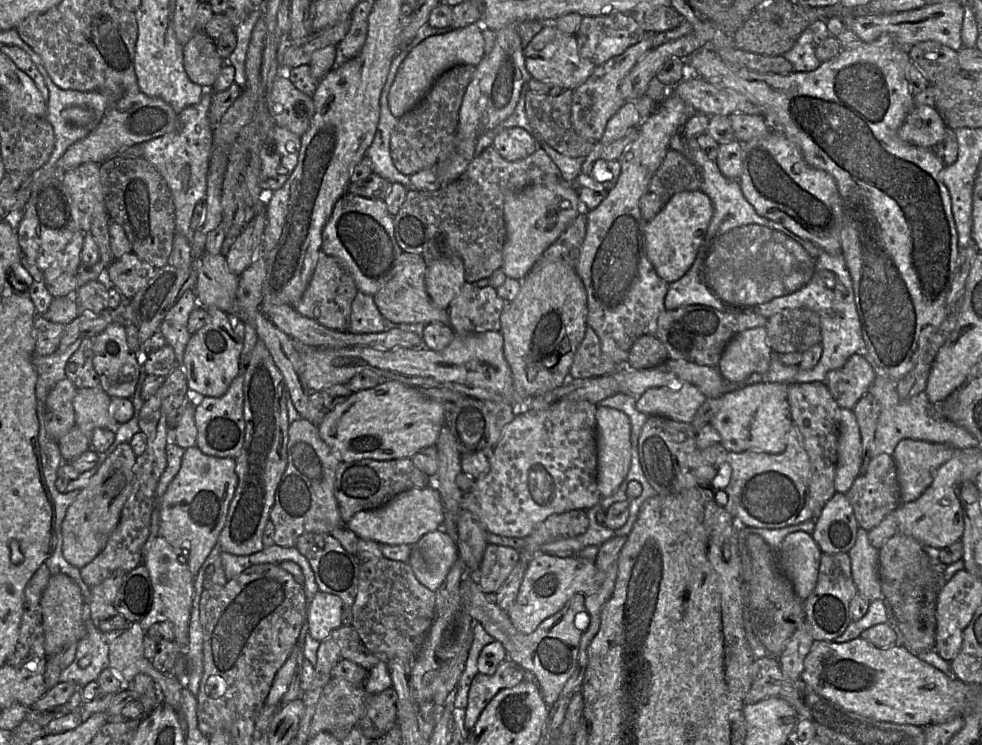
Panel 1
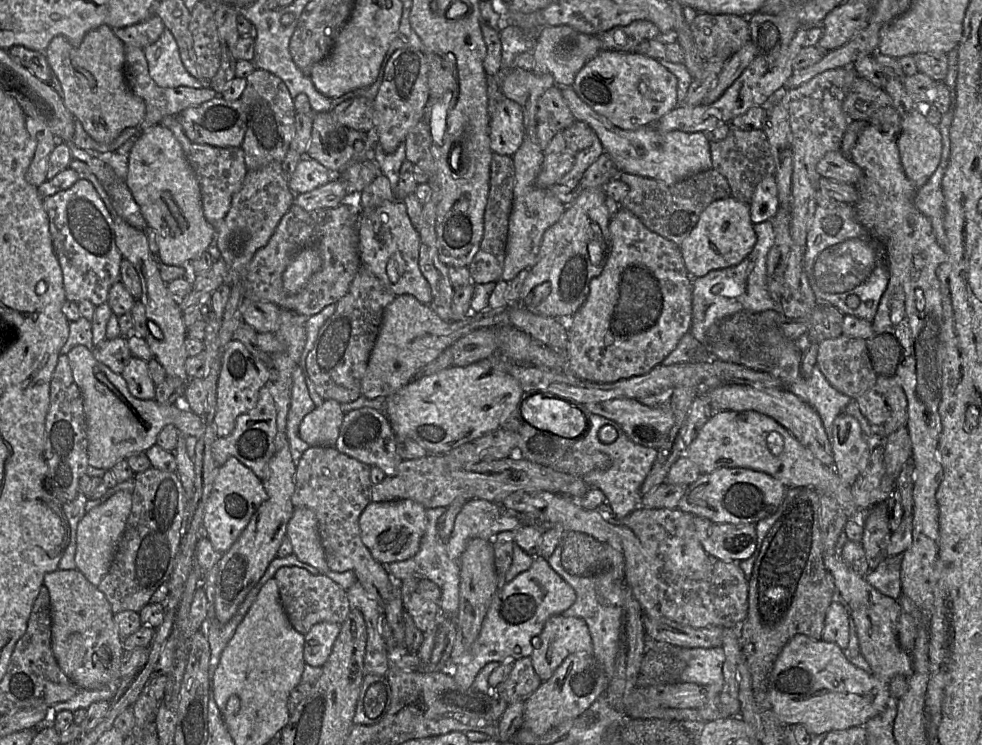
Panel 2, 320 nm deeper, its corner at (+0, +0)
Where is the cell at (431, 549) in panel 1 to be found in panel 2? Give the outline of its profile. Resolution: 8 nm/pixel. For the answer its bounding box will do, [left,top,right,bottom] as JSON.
[530,614,593,681]

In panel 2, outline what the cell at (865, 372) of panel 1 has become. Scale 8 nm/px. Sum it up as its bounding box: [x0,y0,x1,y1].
[855,376,907,440]

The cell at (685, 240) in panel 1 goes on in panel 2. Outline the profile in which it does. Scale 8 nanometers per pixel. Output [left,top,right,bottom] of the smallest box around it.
[679,196,756,278]

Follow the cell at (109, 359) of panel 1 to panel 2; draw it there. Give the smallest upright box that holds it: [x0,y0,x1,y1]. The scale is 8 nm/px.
[121,356,156,400]

